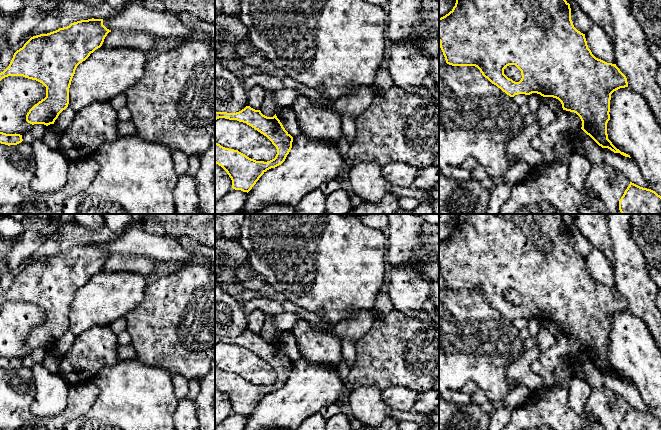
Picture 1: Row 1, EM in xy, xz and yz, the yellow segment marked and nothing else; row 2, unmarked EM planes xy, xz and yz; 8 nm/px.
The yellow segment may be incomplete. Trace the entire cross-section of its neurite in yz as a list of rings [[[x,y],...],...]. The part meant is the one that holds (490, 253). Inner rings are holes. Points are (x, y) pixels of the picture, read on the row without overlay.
[[[457,214],[455,230],[439,242],[439,266],[447,288],[477,291],[485,302],[510,321],[537,317],[558,323],[563,334],[580,341],[581,353],[599,370],[631,382],[617,373],[607,358],[611,318],[628,311],[627,302],[616,288],[607,287],[592,278],[585,258],[573,249],[570,228],[563,222],[561,214]],[[509,289],[515,289],[521,295],[519,306],[504,298]]]

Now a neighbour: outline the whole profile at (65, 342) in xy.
[[[67,331],[63,334],[58,342],[55,344],[54,348],[61,354],[64,355],[72,346],[75,335],[73,335],[70,331]]]

